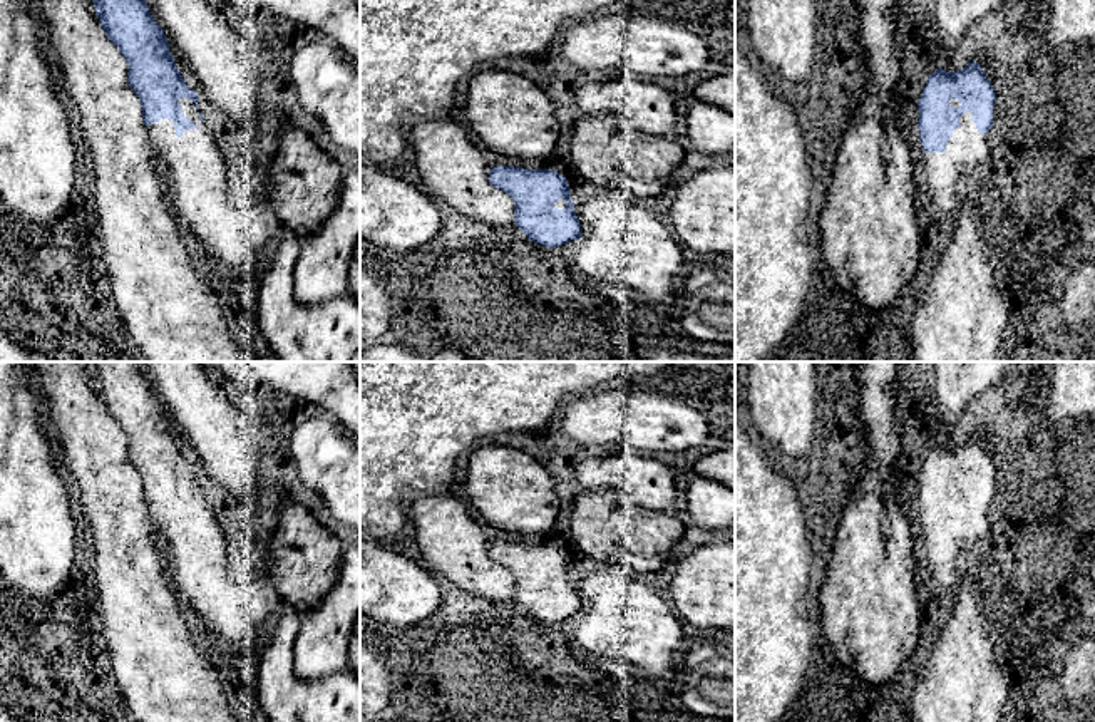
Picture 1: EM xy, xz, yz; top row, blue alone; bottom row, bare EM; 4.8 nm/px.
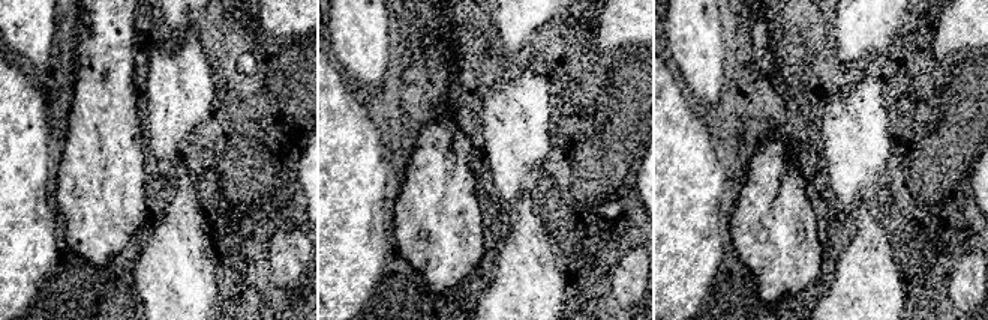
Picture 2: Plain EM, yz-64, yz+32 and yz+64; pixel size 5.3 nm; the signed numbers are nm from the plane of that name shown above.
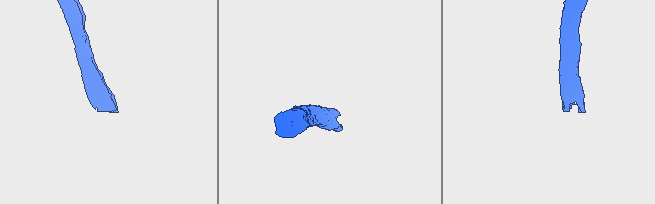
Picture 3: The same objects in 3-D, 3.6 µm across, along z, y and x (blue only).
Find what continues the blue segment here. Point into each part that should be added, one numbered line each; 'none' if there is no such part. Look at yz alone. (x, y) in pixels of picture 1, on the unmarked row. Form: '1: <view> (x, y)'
1: yz (941, 555)

